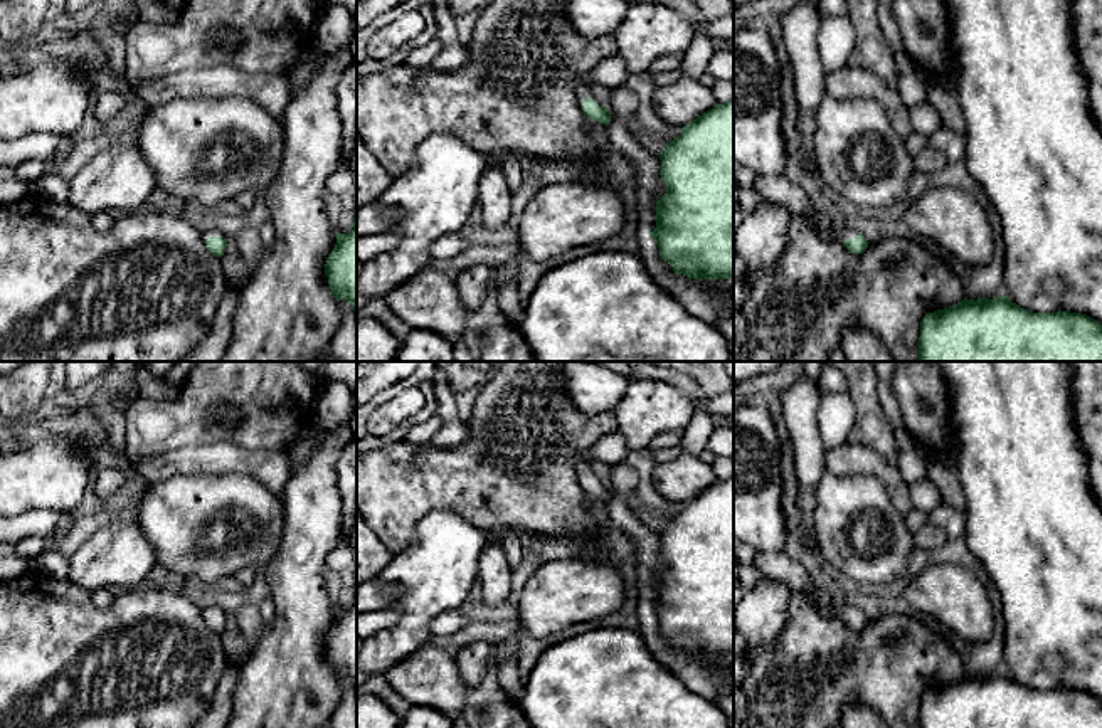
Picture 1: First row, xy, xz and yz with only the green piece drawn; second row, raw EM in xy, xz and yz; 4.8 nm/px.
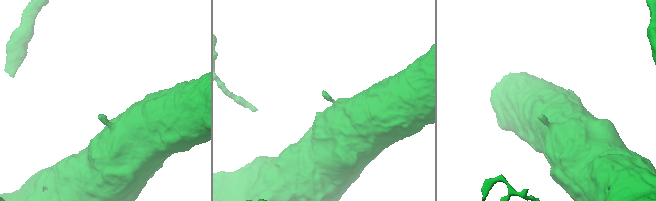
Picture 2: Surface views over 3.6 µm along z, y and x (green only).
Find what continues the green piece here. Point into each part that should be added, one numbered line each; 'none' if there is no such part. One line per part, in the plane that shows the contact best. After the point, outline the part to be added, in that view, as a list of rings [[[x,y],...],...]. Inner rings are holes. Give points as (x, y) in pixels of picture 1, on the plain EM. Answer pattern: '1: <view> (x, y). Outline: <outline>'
1: yz (815, 596). Outline: [[[814,583],[804,593],[809,602],[823,605],[829,617],[845,619],[846,615],[855,615],[858,612],[856,605],[848,605],[846,602],[838,605],[824,592],[821,592]]]

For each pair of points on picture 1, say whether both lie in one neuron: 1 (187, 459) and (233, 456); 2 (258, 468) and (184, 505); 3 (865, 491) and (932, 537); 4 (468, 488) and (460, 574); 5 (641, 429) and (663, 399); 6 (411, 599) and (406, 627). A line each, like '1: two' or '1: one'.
1: one
2: two
3: two
4: two
5: one
6: one

